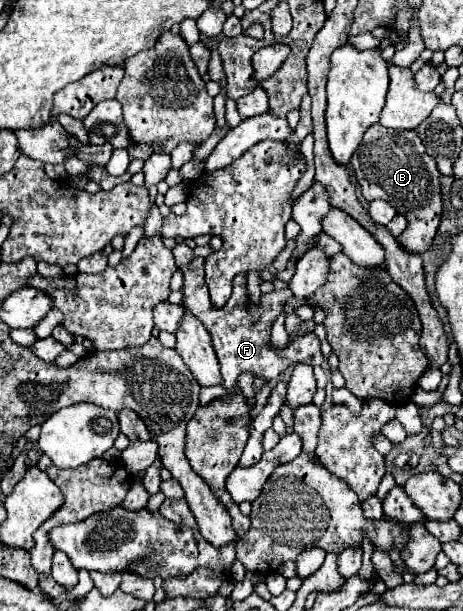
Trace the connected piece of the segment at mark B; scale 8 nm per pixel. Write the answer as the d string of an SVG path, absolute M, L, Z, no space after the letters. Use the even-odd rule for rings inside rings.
M381 124L367 128L361 148L351 158L357 182L365 200L389 200L389 204L409 220L407 230L397 238L399 244L415 254L425 252L437 232L441 218L441 186L435 160L425 152L415 130L391 130Z

